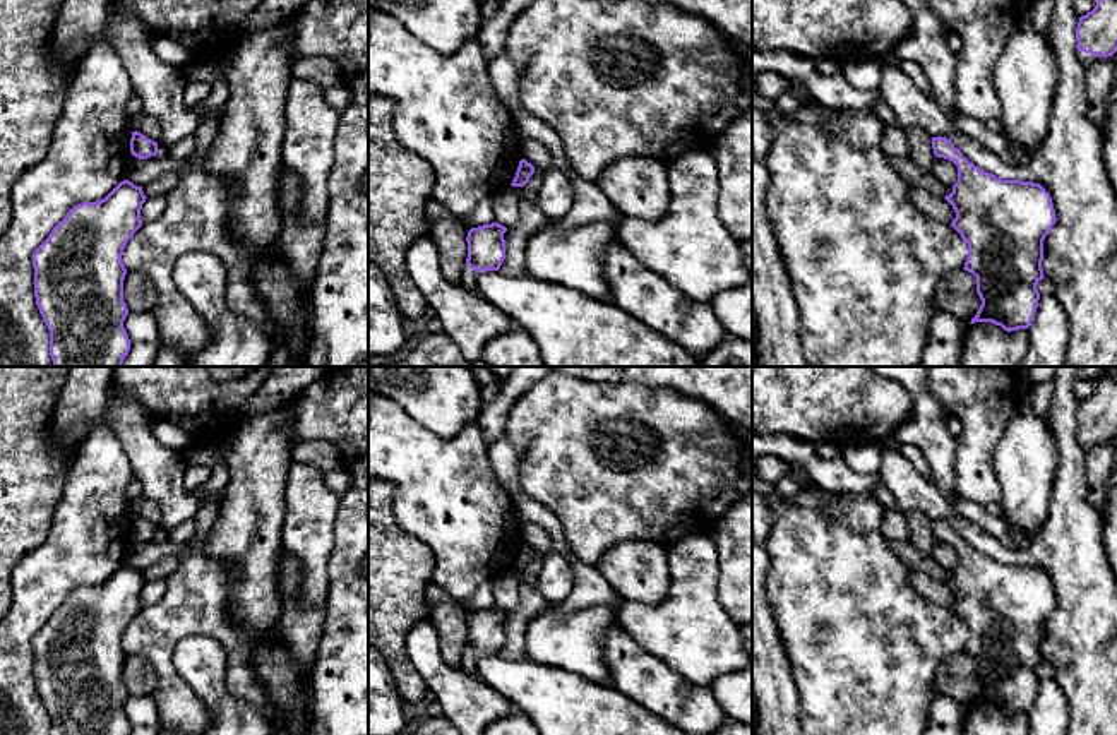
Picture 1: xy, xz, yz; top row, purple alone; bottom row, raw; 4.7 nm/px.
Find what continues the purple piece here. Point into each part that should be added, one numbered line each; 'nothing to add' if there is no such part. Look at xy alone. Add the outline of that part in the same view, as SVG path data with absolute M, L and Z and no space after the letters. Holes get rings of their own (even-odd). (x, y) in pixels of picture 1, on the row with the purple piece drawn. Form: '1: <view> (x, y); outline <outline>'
nothing to add

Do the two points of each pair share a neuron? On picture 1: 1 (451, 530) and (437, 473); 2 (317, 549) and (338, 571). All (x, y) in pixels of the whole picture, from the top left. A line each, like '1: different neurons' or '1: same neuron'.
1: same neuron
2: different neurons

